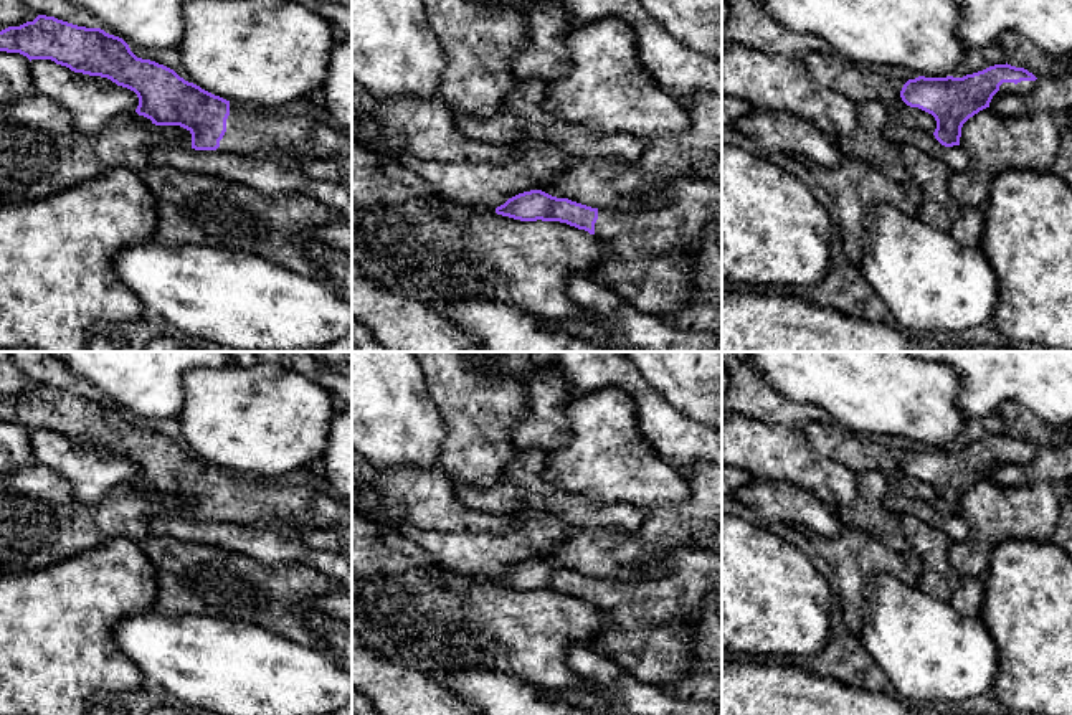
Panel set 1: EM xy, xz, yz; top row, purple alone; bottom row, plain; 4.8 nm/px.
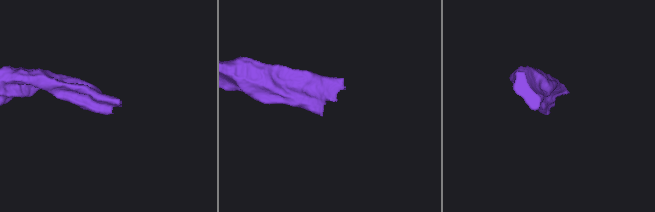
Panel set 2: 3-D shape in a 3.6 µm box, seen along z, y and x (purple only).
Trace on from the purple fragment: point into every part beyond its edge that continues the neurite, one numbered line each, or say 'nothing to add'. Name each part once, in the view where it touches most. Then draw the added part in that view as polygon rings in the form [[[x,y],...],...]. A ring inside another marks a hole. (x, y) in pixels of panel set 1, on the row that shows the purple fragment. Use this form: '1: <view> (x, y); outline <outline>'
1: xy (250, 129); outline [[[230,101],[226,132],[216,152],[263,159],[281,155],[352,159],[352,130],[335,129],[307,116]]]

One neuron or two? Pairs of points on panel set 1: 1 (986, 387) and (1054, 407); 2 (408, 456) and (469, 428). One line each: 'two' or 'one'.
1: one
2: two

